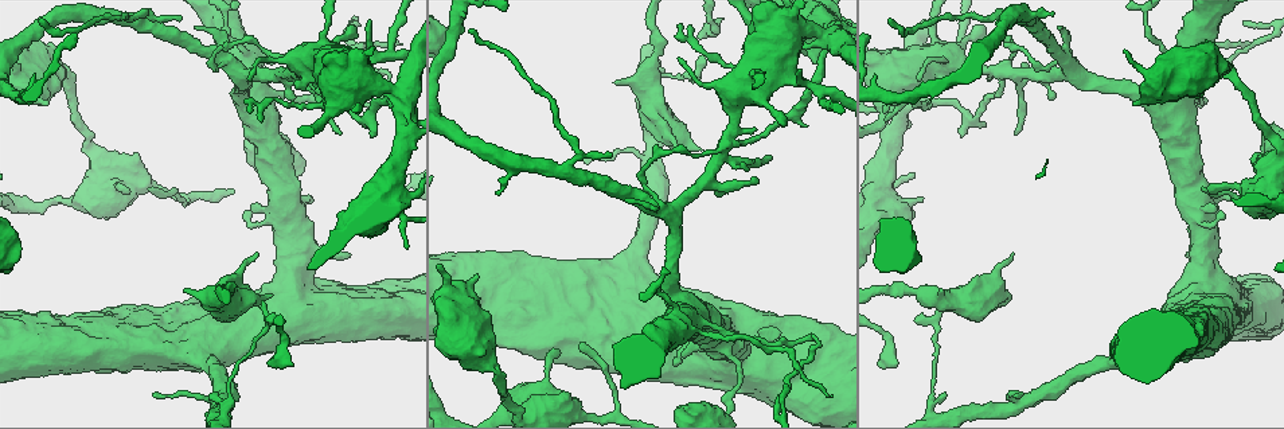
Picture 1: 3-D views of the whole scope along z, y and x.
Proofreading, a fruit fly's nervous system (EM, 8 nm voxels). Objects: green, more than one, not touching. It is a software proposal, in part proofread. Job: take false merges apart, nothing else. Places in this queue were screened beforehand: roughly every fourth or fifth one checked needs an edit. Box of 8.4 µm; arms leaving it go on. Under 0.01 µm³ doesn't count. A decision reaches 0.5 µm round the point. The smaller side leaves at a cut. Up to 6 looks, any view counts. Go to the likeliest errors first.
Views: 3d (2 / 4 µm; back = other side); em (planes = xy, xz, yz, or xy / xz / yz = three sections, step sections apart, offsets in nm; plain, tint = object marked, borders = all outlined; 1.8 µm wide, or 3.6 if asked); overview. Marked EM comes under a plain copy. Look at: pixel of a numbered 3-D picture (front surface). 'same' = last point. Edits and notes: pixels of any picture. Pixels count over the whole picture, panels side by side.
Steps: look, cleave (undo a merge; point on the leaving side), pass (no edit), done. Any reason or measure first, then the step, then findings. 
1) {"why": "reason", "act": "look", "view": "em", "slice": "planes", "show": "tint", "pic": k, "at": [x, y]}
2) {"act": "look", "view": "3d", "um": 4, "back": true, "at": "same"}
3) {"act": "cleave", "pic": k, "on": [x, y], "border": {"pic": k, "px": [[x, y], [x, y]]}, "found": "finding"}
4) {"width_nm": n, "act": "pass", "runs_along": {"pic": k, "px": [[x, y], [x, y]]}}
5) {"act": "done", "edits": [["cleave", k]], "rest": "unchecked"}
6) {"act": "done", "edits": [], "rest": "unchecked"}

{"why": "four-way junction", "act": "look", "view": "em", "slice": "yz", "step": 4, "show": "tint", "pic": 1, "at": [830, 40]}

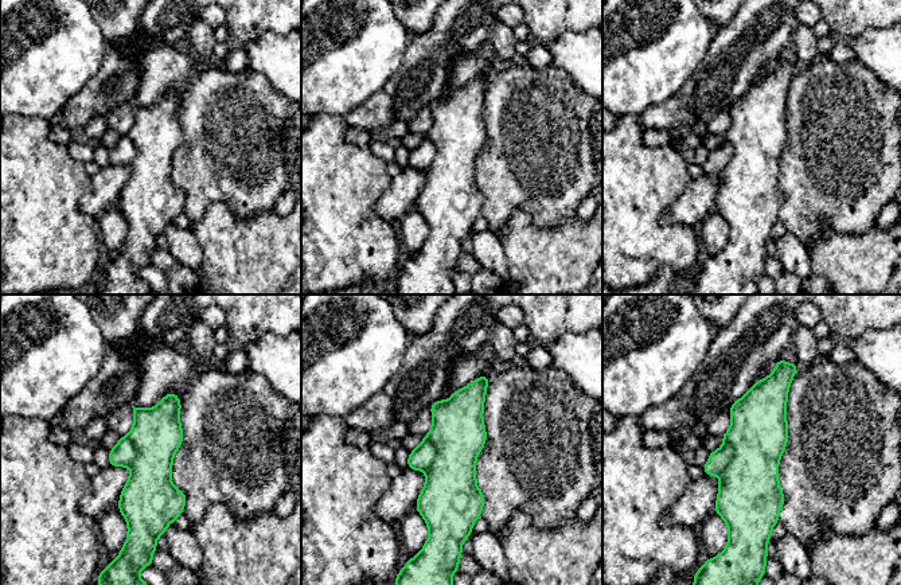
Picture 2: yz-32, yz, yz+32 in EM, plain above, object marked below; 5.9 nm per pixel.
{"why": "cut it another way", "act": "look", "view": "em", "slice": "planes", "show": "borders", "at": "same"}

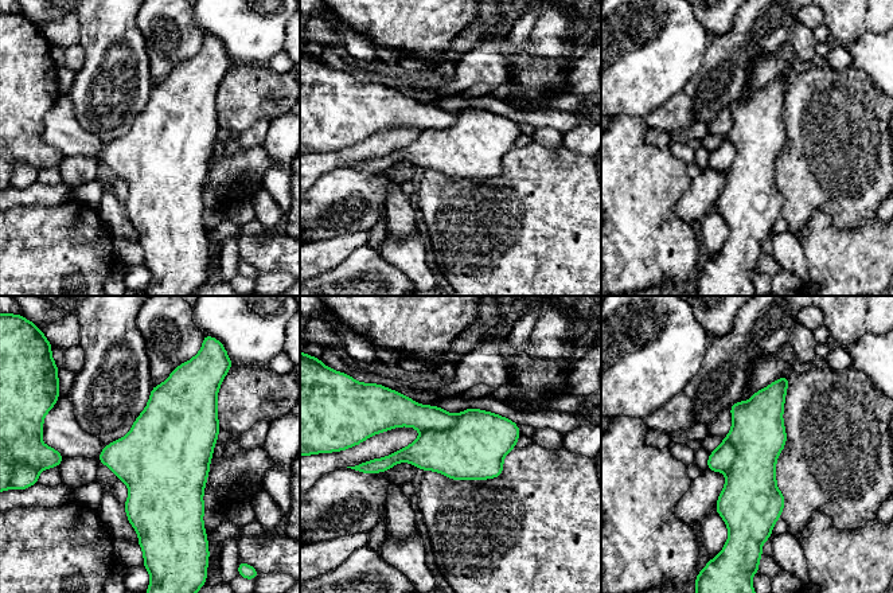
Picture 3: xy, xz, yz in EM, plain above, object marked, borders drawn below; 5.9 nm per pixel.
{"act": "cleave", "pic": 3, "on": [474, 449], "part_leaving": {"pic": 3, "px": [[784, 379], [757, 424], [745, 527]]}, "found": "a second neuron is stuck on"}

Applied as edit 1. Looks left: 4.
{"act": "look", "view": "overview"}

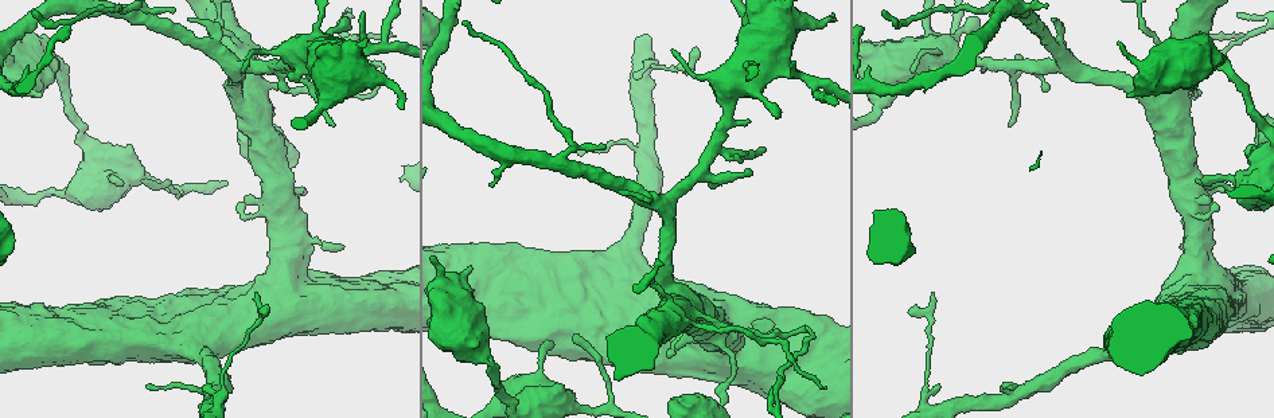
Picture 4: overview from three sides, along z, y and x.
{"why": "sudden change in width", "act": "look", "view": "em", "um": 3.6, "slice": "xy", "step": 8, "show": "tint", "pic": 4, "at": [675, 291]}

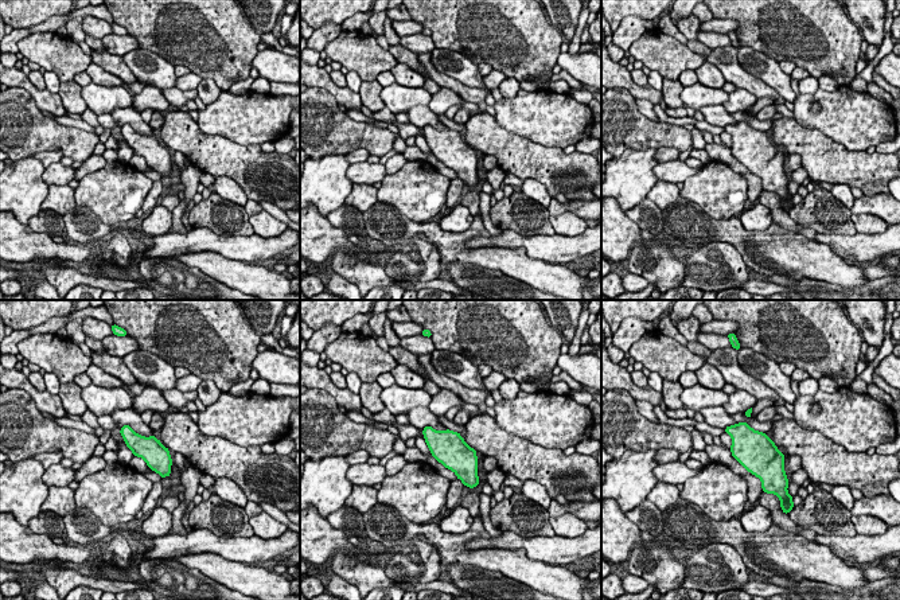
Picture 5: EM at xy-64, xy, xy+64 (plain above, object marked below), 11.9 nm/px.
{"act": "look", "view": "em", "um": 3.6, "slice": "planes", "show": "tint", "at": "same"}

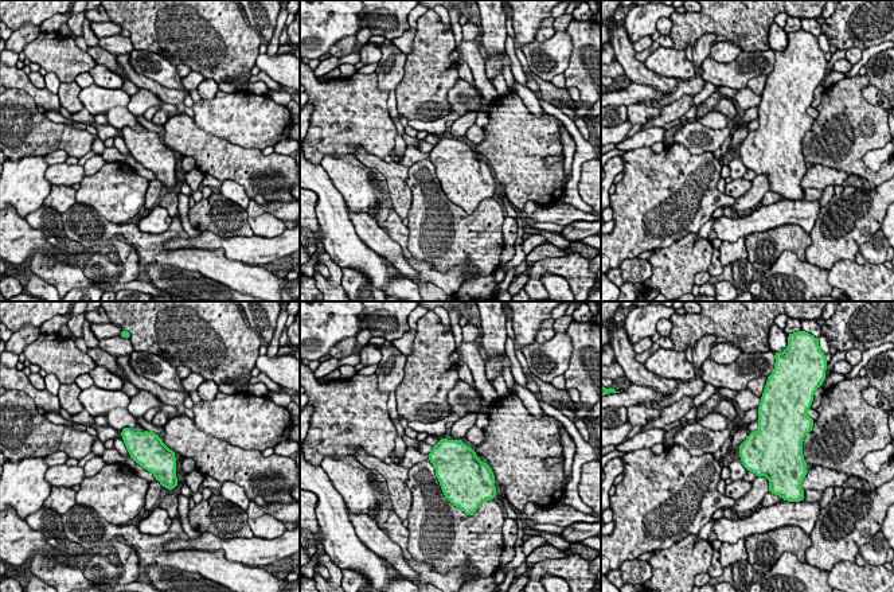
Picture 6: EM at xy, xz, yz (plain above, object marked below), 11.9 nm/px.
{"act": "pass", "found": "one neuron here"}

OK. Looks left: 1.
{"why": "thick turns thin", "act": "look", "view": "em", "um": 3.6, "slice": "planes", "show": "tint", "pic": 4, "at": [1212, 59]}

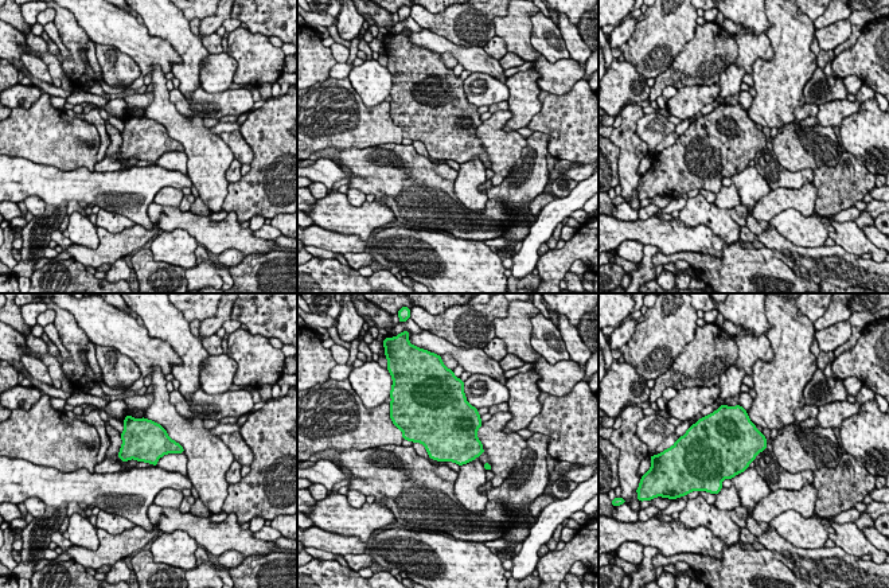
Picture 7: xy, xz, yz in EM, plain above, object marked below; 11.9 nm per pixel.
{"act": "pass", "found": "continuous, no second neuron"}

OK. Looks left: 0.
{"act": "done", "edits": [["cleave", 3]], "rest": "unchecked"}

